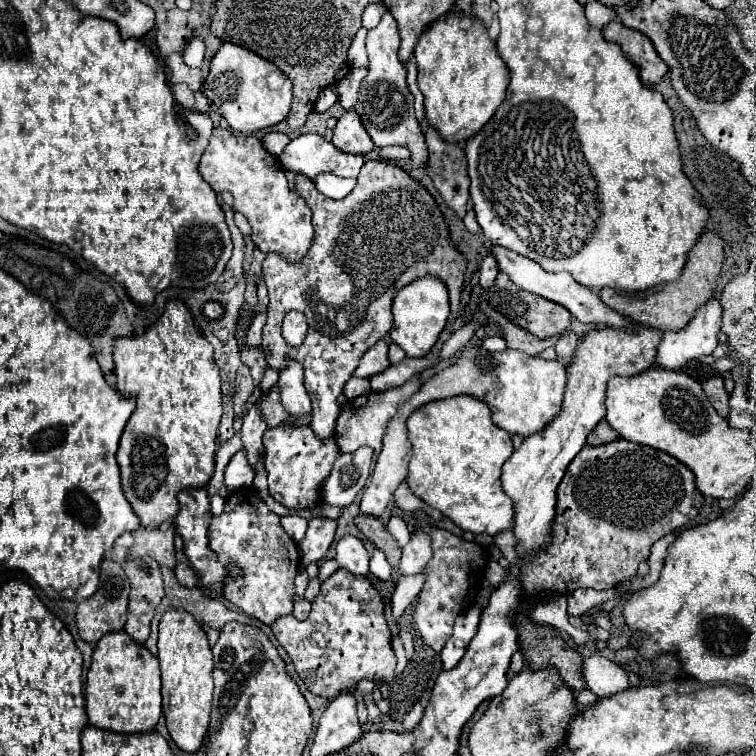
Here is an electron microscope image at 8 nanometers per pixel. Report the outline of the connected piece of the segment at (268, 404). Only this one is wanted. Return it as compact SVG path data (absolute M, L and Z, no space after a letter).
M277 386L271 390L271 394L261 402L261 410L265 416L265 422L269 426L279 426L279 424L295 424L295 418L287 414L279 402L279 392Z

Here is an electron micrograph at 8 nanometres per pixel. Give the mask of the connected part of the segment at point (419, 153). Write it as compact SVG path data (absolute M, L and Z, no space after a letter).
M385 12L381 16L381 22L369 30L367 34L367 54L369 54L369 72L359 88L359 98L355 104L355 112L359 114L367 134L371 136L373 144L383 148L391 144L407 146L411 150L411 162L413 166L425 166L427 164L427 144L423 130L419 128L415 120L413 110L413 94L407 88L407 68L397 56L399 50L399 32L395 18Z

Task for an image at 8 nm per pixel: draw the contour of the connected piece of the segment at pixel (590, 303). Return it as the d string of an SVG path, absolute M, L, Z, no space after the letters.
M491 246L489 254L497 260L499 272L507 274L513 284L517 284L521 290L527 290L527 292L537 294L537 296L541 296L545 300L551 300L555 304L565 306L577 320L587 322L587 324L597 324L597 326L611 326L611 328L623 328L623 326L629 324L625 316L619 316L619 312L613 312L611 308L607 308L595 292L591 292L585 286L579 286L571 278L571 274L567 274L567 272L547 272L537 262L533 262L531 258L525 258L525 256L517 254L517 252L513 252L513 250L499 248L499 246Z

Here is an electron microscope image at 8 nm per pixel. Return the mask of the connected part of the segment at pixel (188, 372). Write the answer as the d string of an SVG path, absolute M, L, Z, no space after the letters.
M167 302L165 306L165 312L163 316L153 324L149 326L141 336L127 336L127 338L115 338L115 344L113 344L113 360L115 360L115 376L117 376L117 390L121 394L131 394L135 400L137 400L137 408L135 412L131 414L123 434L121 434L121 440L119 440L119 450L117 450L117 464L119 464L119 470L121 470L121 484L123 484L123 492L125 496L129 498L129 504L131 508L135 510L135 514L139 516L141 524L143 526L157 526L159 522L169 522L177 516L177 510L179 510L179 504L177 504L177 494L183 490L183 488L203 488L211 474L213 474L213 466L215 466L215 450L217 450L217 428L219 428L219 420L221 420L221 414L223 414L223 408L221 408L221 378L219 378L219 368L215 366L215 360L213 360L213 350L211 350L211 344L203 338L203 334L199 332L199 328L195 326L193 322L193 316L191 312L187 310L187 306L183 302Z

